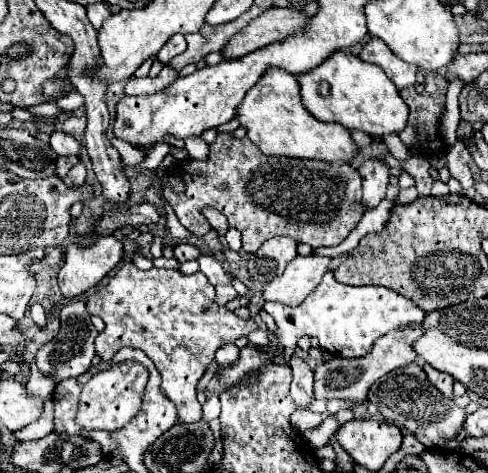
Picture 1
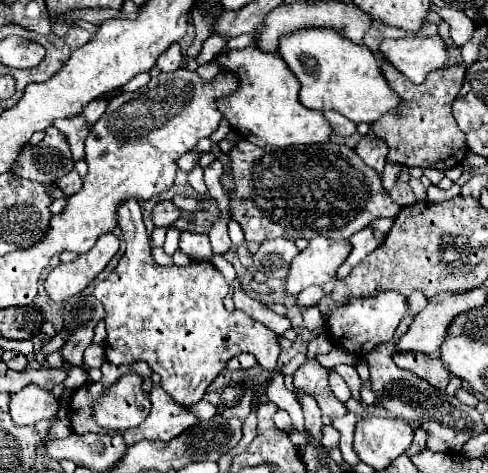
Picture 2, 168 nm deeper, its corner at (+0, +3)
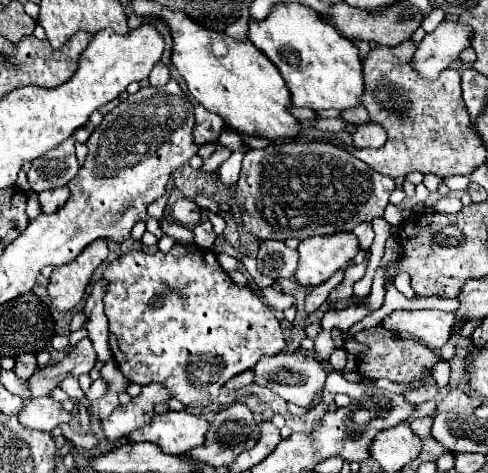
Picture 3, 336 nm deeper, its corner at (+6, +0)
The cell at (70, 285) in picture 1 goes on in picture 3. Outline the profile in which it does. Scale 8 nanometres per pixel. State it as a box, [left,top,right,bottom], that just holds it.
[47,239,109,311]

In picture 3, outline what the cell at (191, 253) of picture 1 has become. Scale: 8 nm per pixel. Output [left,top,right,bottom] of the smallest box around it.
[161,219,195,245]

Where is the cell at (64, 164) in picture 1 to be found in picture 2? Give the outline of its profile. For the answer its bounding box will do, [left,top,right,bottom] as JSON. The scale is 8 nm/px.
[55,116,89,160]

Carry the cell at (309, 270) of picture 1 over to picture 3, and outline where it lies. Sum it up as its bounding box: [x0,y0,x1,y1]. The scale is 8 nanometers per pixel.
[293,233,359,287]

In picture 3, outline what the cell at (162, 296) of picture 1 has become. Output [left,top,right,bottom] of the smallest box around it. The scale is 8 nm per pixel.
[103,245,285,407]

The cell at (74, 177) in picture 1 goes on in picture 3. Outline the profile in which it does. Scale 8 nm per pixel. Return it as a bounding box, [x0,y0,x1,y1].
[39,187,69,213]

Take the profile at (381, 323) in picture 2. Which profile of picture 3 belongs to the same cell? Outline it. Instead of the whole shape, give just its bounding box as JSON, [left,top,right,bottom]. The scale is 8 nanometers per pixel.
[381,309,453,349]

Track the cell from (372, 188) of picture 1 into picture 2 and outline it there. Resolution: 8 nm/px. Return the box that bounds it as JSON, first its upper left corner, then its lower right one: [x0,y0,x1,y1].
[355,136,387,174]

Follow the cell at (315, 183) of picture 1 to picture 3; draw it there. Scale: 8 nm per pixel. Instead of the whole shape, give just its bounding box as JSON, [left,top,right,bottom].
[235,141,393,241]

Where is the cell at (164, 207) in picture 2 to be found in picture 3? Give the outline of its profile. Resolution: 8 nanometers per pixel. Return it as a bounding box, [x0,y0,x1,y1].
[169,197,201,225]

